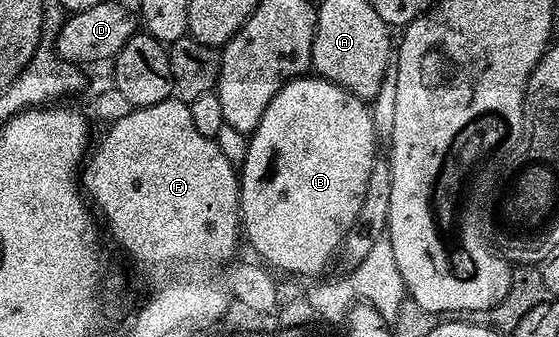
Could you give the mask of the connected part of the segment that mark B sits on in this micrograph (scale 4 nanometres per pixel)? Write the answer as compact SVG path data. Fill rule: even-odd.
M319 76L292 78L276 93L274 100L270 100L270 104L266 104L266 112L262 112L262 120L258 120L258 128L252 130L247 142L248 147L244 150L244 167L241 165L238 170L240 180L240 221L242 223L243 237L245 234L248 237L249 244L256 249L257 256L255 255L255 257L261 263L271 267L273 271L285 270L288 274L322 273L327 268L328 261L335 254L338 254L338 251L343 247L346 232L354 224L354 220L358 216L358 208L362 208L371 166L378 155L378 149L376 149L378 137L372 123L371 109L366 105L365 99L354 96L348 90L343 90L338 84L327 82L325 78Z

